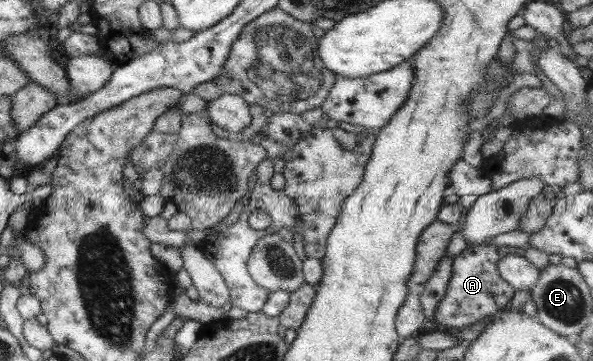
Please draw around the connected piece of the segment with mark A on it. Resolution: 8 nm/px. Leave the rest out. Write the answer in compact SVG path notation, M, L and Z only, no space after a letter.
M493 244L469 245L450 262L452 269L451 281L448 283L445 295L441 298L434 319L437 323L447 327L460 329L473 325L483 318L491 318L506 309L507 304L514 296L516 289L503 281L499 275L497 264L506 255L519 255L524 257L526 247L498 246Z

